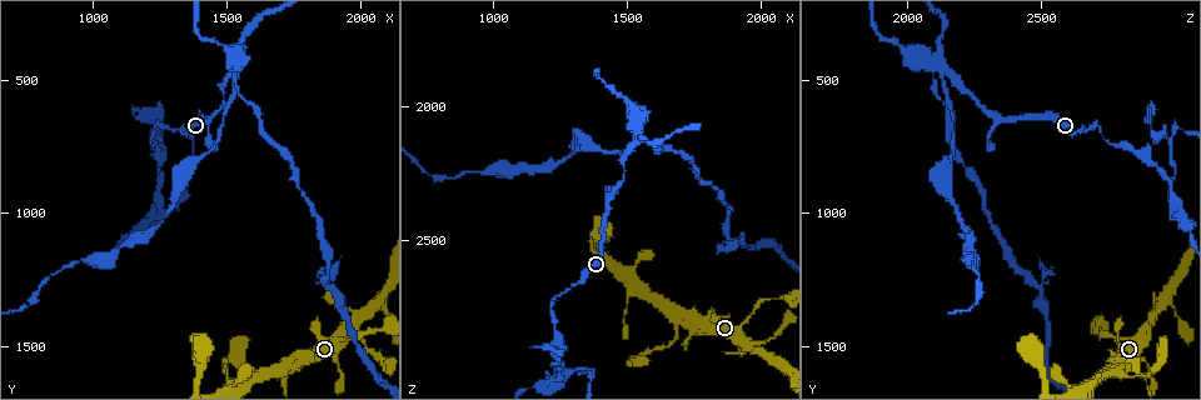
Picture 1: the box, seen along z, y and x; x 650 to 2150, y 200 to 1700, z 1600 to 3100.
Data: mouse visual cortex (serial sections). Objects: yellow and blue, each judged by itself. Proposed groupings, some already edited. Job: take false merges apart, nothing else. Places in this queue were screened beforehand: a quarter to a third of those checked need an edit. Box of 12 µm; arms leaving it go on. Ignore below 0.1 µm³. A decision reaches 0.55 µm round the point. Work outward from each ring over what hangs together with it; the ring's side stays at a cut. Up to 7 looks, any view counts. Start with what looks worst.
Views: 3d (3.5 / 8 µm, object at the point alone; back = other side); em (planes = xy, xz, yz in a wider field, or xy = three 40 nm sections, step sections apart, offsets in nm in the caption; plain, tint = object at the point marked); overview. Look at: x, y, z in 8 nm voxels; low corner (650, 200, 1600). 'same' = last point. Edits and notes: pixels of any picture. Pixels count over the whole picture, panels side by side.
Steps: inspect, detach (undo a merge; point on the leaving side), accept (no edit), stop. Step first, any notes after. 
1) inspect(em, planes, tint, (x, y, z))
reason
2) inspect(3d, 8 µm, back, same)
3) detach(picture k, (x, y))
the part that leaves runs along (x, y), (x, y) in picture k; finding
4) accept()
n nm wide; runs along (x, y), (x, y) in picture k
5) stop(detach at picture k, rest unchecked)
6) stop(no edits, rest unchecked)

inspect(3d, 3.5 µm, (1540, 450, 2120))
small branch off a trunk

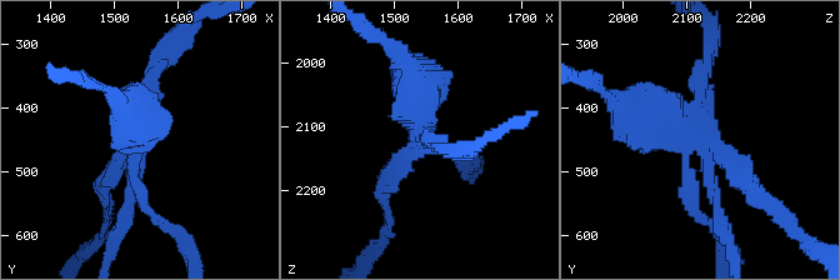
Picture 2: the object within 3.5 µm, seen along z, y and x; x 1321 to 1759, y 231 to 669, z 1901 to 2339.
inspect(em, planes, tint, (1535, 445, 2125))
shape alone is not enough

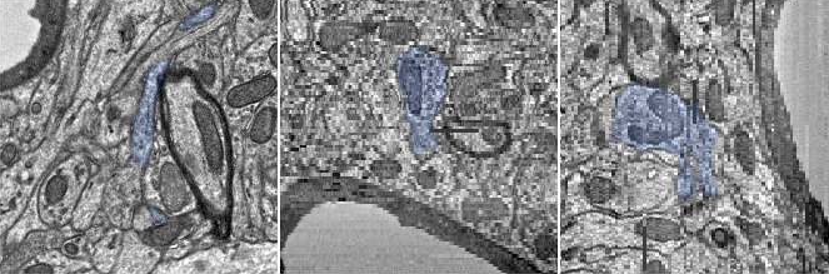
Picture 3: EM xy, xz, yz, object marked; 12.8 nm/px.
inspect(em, xy, step 1, tint, same)
another direction

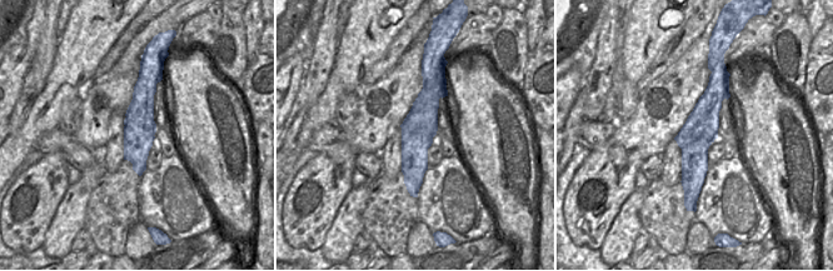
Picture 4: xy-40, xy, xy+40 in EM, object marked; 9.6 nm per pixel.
detach(picture 2, (135, 184))
the part that leaves runs along (136, 139), (133, 181), (144, 208), (171, 228) in picture 2; a second cell is stuck on

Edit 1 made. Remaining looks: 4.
inspect(3d, 3.5 µm, back, (1240, 680, 2720))
sharp bend

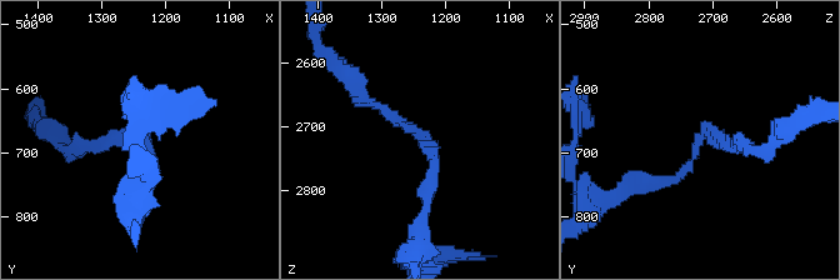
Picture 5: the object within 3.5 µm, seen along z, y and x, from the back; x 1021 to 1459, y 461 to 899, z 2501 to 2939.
inspect(em, xy, step 2, tint, (1230, 675, 2720))
arms of 150, 150 nm; now the EM

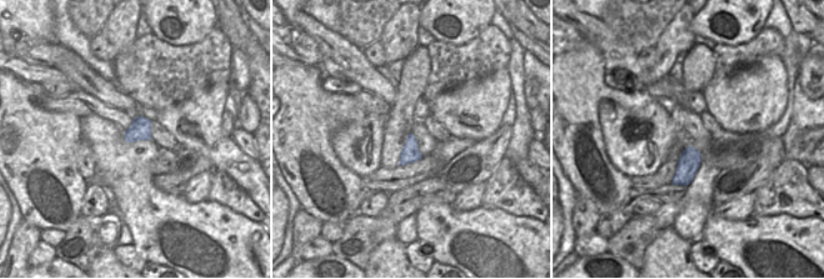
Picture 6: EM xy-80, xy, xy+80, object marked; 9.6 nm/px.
accept()
runs along (358, 93), (426, 138), (426, 193) in picture 5; continuous, no second cell

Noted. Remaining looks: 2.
inspect(3d, 3.5 µm, (1720, 1590, 2780))
four arms meet

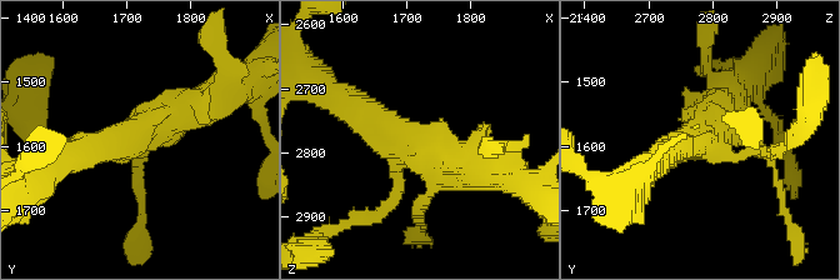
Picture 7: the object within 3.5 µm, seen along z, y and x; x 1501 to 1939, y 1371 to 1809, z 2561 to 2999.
inspect(em, planes, tint, (1710, 1590, 2785))

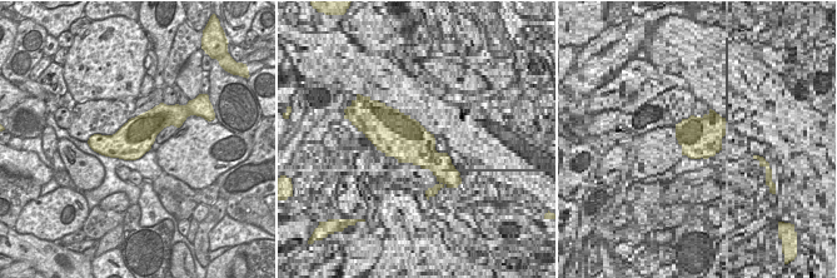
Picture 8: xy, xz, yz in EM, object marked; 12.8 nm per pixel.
accept()
460 nm wide; runs along (481, 164), (424, 154), (344, 100) in picture 7; all the same cell

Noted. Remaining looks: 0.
stop(detach at picture 2, rest unchecked)

